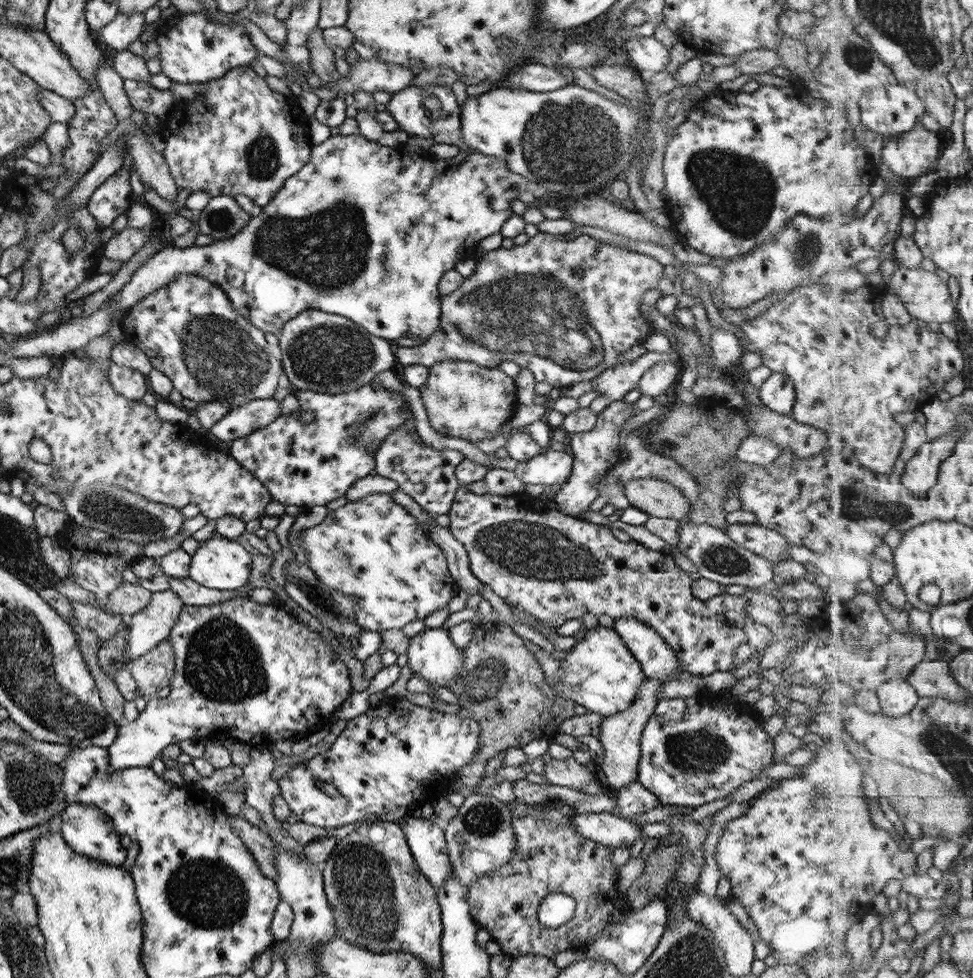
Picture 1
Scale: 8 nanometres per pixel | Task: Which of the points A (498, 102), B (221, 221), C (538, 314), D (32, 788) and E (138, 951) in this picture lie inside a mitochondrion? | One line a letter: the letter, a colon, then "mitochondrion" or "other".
A: other
B: mitochondrion
C: mitochondrion
D: mitochondrion
E: other

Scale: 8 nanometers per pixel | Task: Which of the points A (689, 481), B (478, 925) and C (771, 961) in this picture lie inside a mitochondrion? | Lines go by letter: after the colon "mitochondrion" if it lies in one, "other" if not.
A: other
B: other
C: other

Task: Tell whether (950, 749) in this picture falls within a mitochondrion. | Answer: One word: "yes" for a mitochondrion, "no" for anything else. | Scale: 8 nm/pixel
yes

